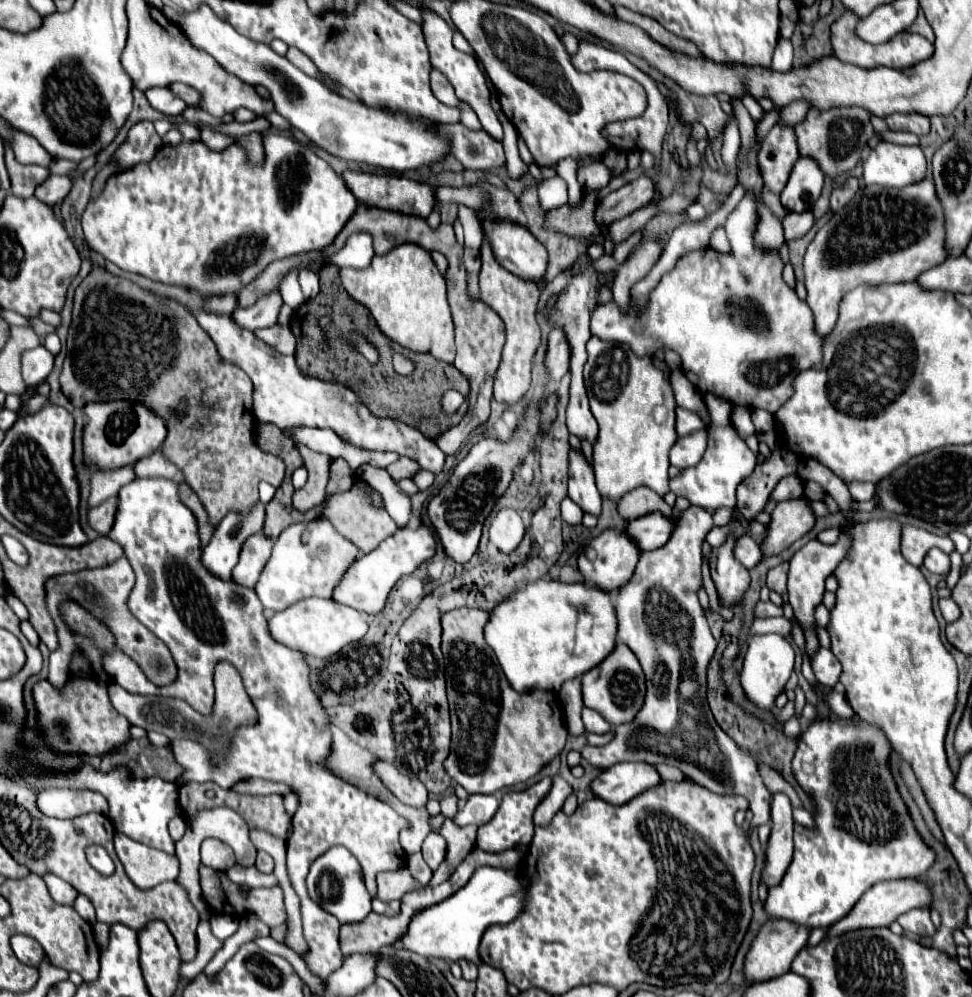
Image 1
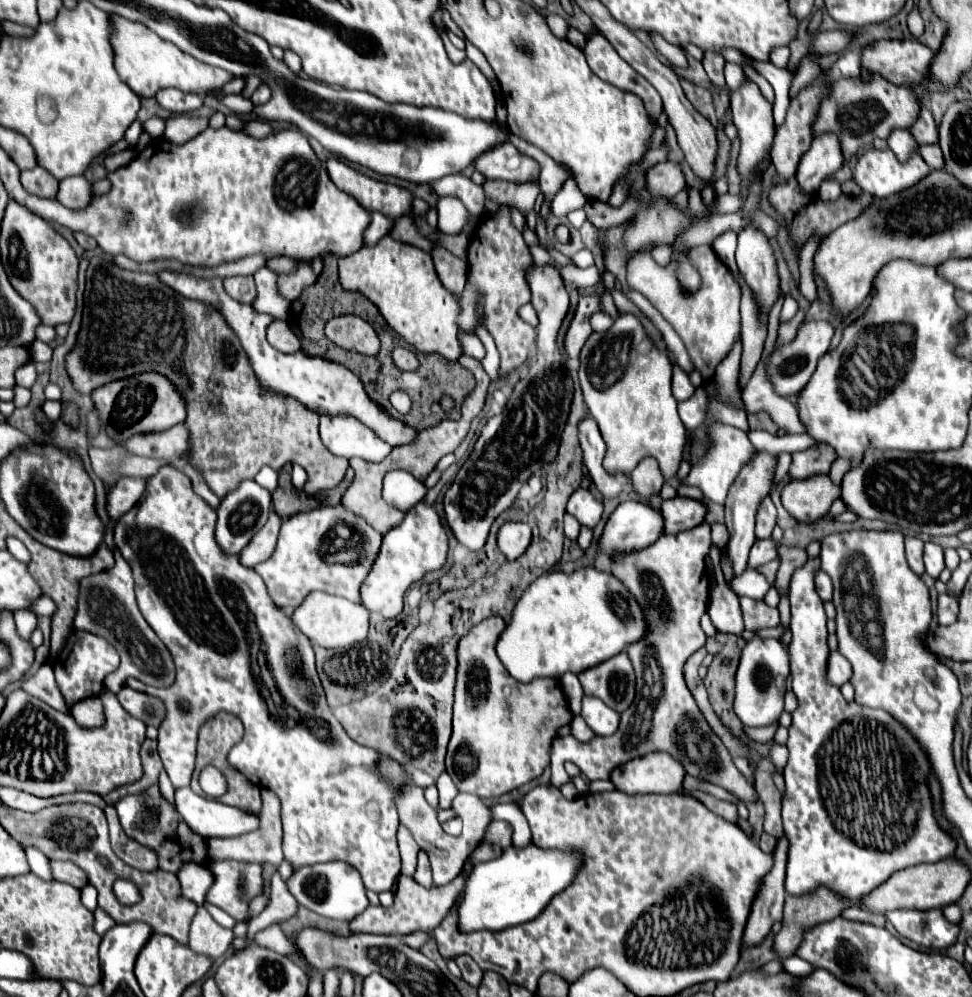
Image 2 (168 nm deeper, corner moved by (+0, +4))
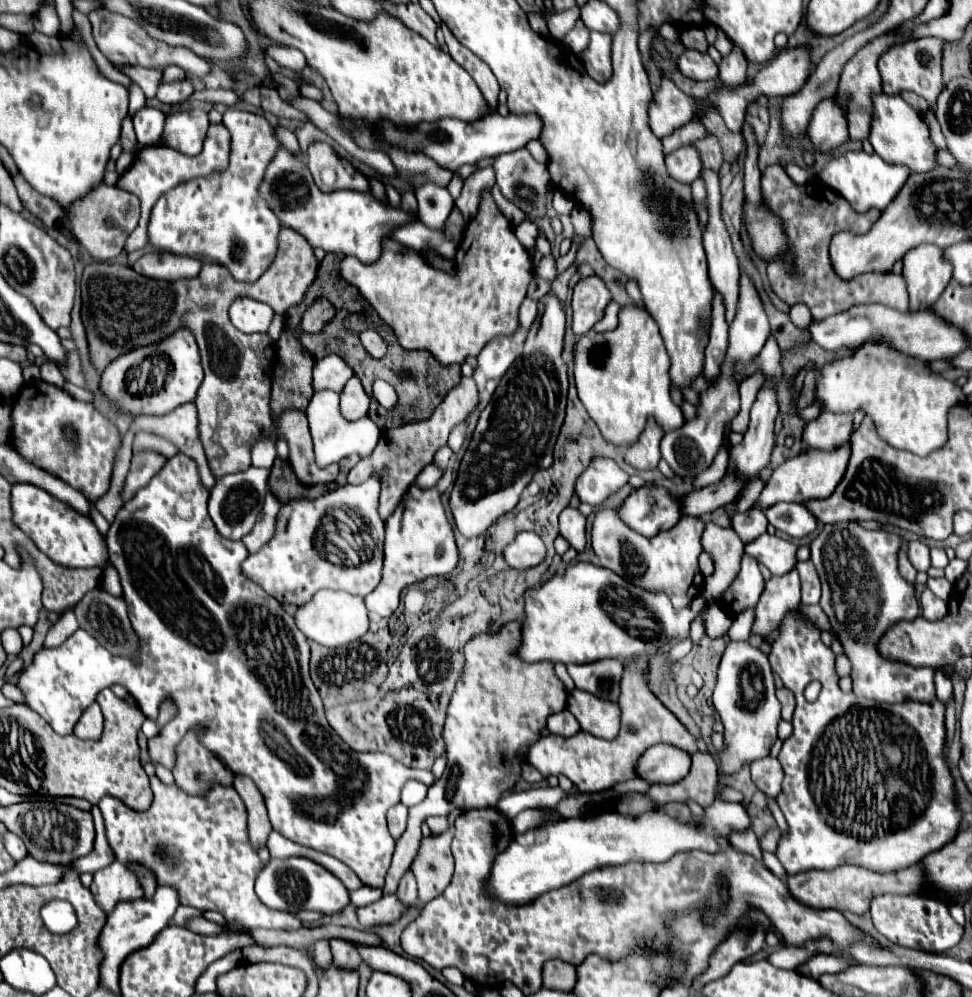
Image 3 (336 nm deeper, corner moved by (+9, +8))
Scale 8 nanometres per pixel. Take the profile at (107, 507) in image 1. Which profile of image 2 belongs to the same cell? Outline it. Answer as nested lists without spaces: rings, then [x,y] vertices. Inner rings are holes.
[[[125,476],[121,478],[111,494],[107,496],[107,514],[113,520],[119,520],[127,510],[131,510],[143,496],[145,490],[145,478],[137,478],[137,476]]]

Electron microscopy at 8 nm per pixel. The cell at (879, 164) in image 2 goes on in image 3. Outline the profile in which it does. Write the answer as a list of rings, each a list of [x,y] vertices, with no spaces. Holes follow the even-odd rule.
[[[848,150],[846,154],[832,158],[818,174],[818,178],[826,186],[830,186],[834,192],[846,198],[858,212],[866,212],[868,208],[884,210],[894,200],[898,190],[904,186],[908,176],[910,176],[908,166],[888,164],[878,154],[866,154],[864,150]]]

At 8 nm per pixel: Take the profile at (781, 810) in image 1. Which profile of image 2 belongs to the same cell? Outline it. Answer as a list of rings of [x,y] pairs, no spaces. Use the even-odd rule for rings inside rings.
[[[781,838],[773,852],[773,868],[763,878],[763,886],[753,902],[753,910],[743,934],[743,946],[759,946],[767,934],[771,932],[773,922],[783,916],[783,900],[785,900],[785,862],[787,862],[787,840]]]

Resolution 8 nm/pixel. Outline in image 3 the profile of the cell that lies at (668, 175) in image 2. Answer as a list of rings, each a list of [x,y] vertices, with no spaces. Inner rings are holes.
[[[682,146],[666,154],[666,170],[676,182],[692,184],[702,172],[702,162],[692,146]]]

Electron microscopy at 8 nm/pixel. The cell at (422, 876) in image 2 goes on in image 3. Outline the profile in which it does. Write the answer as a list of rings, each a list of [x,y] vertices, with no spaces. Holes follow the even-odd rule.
[[[406,870],[406,874],[400,880],[396,894],[406,906],[414,906],[418,902],[418,886],[416,886],[416,878],[414,878],[412,870]]]

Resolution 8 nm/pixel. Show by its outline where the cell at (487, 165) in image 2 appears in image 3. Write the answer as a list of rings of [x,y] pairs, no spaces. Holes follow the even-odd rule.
[[[518,148],[518,150],[514,150],[514,152],[496,156],[492,168],[494,168],[494,172],[496,172],[496,182],[498,182],[502,194],[504,194],[508,200],[512,200],[512,202],[514,202],[518,208],[522,208],[526,214],[534,214],[534,216],[538,216],[538,218],[544,216],[544,212],[546,212],[546,182],[550,180],[546,164],[536,162],[526,148]]]

